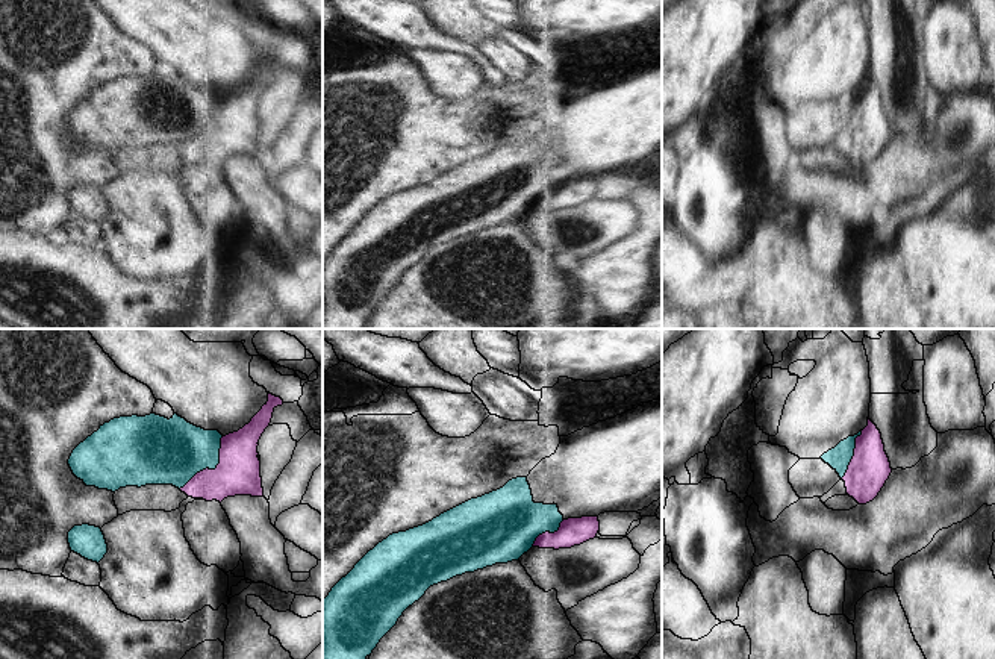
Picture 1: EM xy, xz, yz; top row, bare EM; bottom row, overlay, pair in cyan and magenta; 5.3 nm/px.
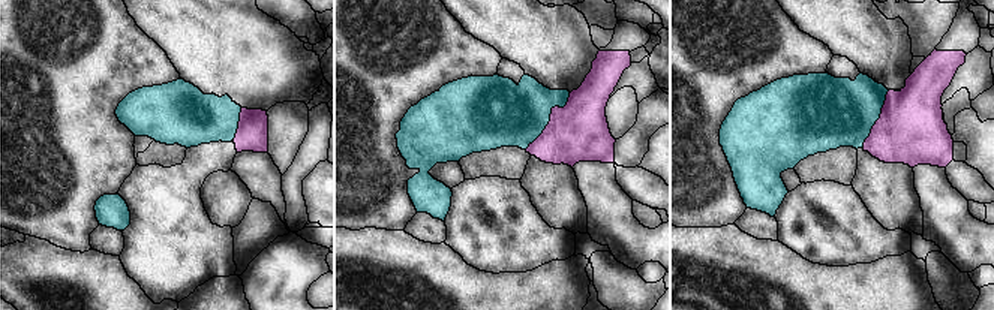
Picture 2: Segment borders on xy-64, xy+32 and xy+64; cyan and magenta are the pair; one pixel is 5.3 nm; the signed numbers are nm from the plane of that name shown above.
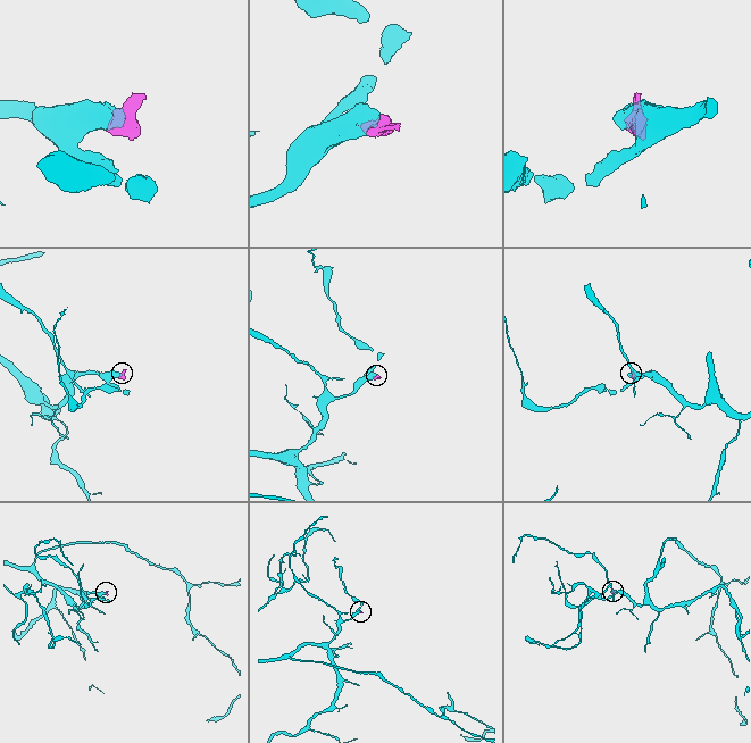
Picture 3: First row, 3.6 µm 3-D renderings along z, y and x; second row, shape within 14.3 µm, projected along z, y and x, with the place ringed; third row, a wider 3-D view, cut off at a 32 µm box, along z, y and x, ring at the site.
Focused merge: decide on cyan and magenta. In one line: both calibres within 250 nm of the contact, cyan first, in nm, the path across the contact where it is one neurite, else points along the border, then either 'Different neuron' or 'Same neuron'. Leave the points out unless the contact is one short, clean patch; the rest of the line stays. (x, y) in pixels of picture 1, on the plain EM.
Thickness 360 nm (cyan) against 240 nm. Boundary: xy (223, 97), (218, 124), (214, 129), (197, 132), (179, 149). Different neuron

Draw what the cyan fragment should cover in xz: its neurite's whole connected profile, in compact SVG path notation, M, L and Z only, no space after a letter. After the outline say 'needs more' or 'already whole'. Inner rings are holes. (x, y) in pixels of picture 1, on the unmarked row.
M516 138L423 186L389 195L323 261L323 329L366 329L366 318L380 300L430 247L495 224L518 221L539 195L557 192L562 182L557 165L535 164L527 138Z; already whole

